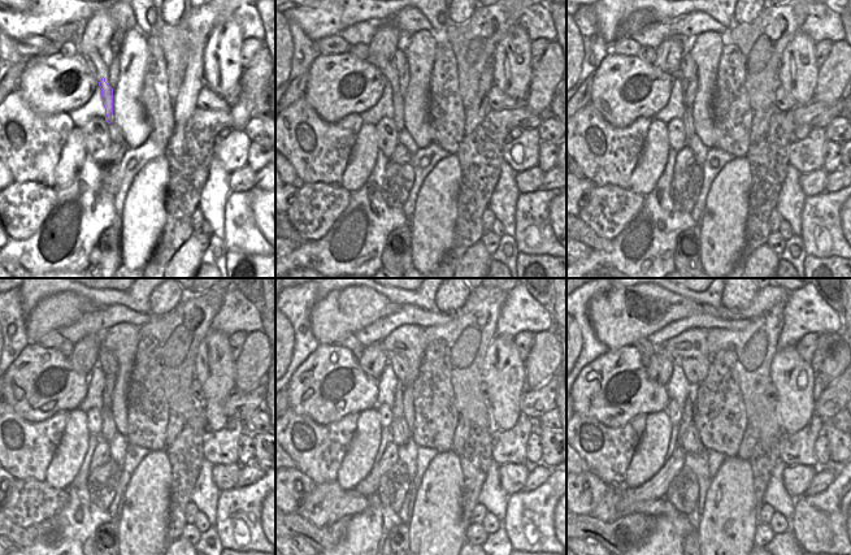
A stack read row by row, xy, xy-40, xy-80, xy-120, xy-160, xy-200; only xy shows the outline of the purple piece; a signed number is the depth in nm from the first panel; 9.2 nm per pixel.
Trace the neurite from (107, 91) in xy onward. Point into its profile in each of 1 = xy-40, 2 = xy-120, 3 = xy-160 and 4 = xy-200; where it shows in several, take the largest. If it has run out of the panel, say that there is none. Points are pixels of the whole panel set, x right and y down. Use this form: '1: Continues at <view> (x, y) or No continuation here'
1: Continues at xy-40 (398, 100)
2: Continues at xy-120 (108, 428)
3: Continues at xy-160 (400, 433)
4: Continues at xy-200 (691, 443).

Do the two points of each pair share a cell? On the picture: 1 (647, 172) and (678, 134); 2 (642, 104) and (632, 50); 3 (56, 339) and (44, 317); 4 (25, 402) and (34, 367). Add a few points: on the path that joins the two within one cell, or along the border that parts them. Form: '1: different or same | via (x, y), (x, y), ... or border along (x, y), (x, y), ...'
1: different | border along (667, 124), (667, 139), (671, 147)
2: different | border along (608, 52), (635, 56)
3: different | border along (56, 329), (46, 333), (38, 342)
4: same | via (33, 393), (34, 376)

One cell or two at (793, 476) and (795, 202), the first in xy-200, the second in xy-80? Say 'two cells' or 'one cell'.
two cells

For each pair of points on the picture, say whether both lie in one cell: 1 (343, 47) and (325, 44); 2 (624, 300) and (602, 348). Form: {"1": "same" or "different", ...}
{"1": "same", "2": "different"}

